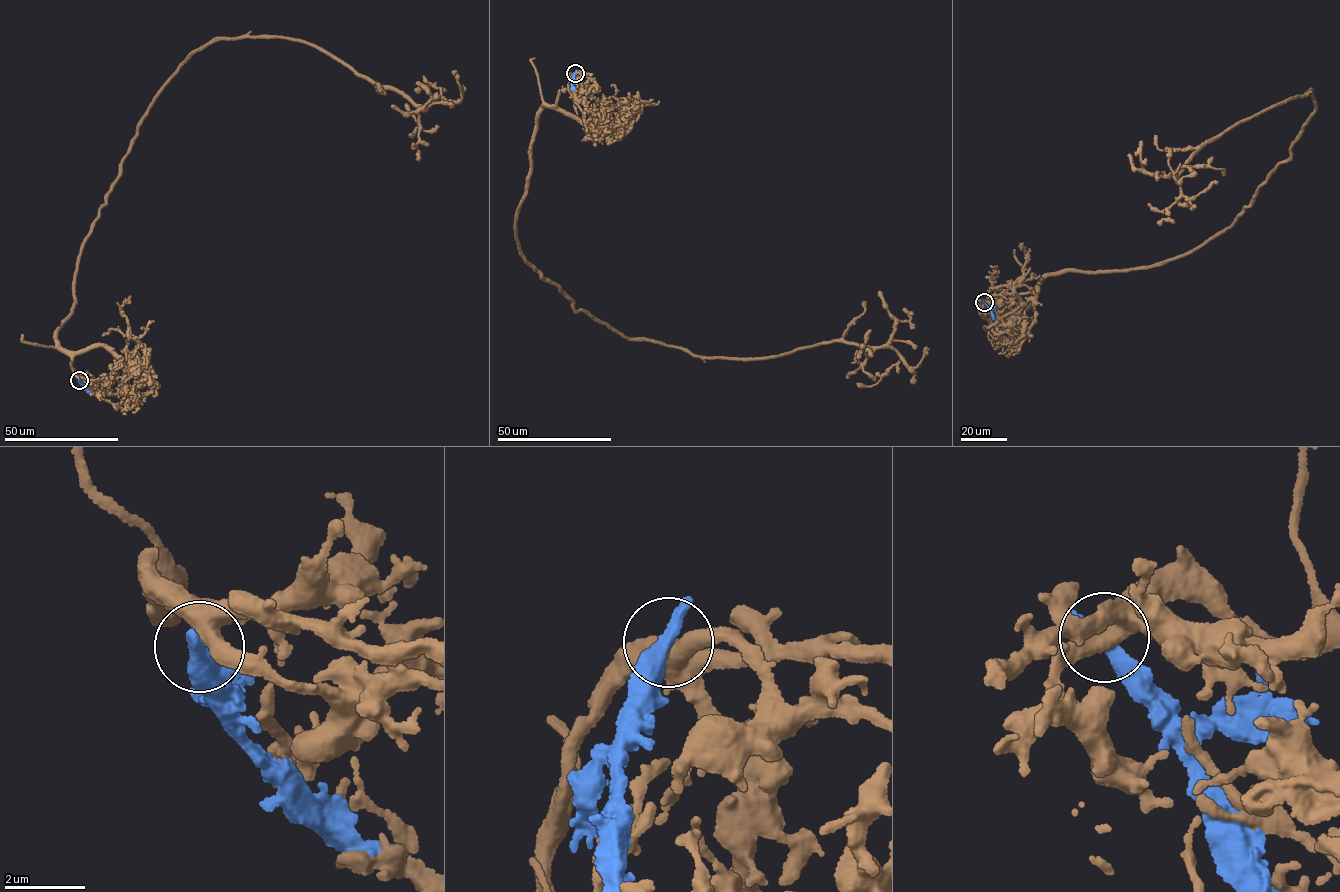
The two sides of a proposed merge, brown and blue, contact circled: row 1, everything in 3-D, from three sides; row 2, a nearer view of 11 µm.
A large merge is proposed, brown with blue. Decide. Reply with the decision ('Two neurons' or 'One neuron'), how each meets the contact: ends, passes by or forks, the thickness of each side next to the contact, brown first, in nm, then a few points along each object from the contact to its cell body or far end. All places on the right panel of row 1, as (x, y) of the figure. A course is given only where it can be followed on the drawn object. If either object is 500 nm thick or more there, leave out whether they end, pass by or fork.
Two neurons. Thickness 500 nm (brown) against 360 nm. Course of brown: (985, 302), (1066, 271), (1146, 269), (1195, 250), (1290, 157), (1311, 91), (1242, 120), (1170, 175), (1223, 172). Course of blue: (984, 302), (995, 320)

